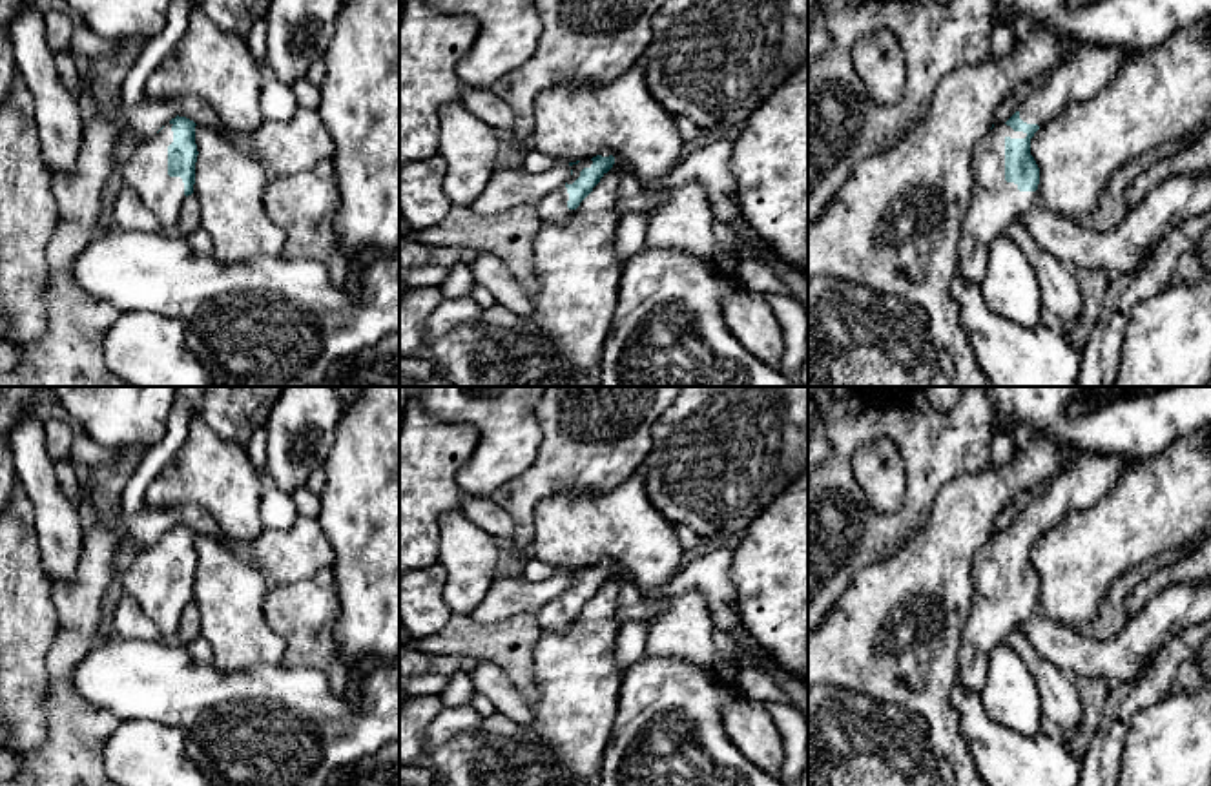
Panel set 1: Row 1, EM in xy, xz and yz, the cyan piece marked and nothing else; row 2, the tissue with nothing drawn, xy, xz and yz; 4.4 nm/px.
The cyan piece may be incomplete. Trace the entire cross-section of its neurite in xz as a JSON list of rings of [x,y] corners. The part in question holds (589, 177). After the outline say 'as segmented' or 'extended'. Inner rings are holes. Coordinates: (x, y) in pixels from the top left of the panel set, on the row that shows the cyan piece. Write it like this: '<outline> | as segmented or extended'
[[[602,151],[593,159],[569,162],[571,179],[558,190],[547,193],[538,204],[543,222],[565,222],[580,202],[593,191],[600,179],[613,168],[615,157]]] | extended

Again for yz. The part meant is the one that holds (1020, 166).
[[[1082,46],[1076,58],[1056,66],[1005,124],[992,124],[990,131],[978,142],[972,153],[972,201],[957,243],[957,274],[968,284],[981,284],[992,241],[1005,235],[1020,213],[1040,202],[1040,168],[1030,155],[1034,133],[1067,104],[1092,98],[1133,55],[1122,47]]] | extended

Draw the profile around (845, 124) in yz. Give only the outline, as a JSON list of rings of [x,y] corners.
[[[830,0],[826,13],[830,46],[808,67],[808,224],[823,215],[861,160],[894,148],[923,120],[939,82],[948,73],[959,66],[978,66],[992,57],[994,0],[952,0],[947,5],[939,5],[934,0]],[[877,31],[892,33],[906,60],[906,88],[903,98],[895,104],[874,100],[852,64],[854,46]]]

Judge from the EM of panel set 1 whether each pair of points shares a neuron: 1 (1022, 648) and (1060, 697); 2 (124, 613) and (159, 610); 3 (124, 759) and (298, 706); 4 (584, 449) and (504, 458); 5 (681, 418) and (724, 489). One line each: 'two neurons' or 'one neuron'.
1: one neuron
2: two neurons
3: two neurons
4: two neurons
5: one neuron

